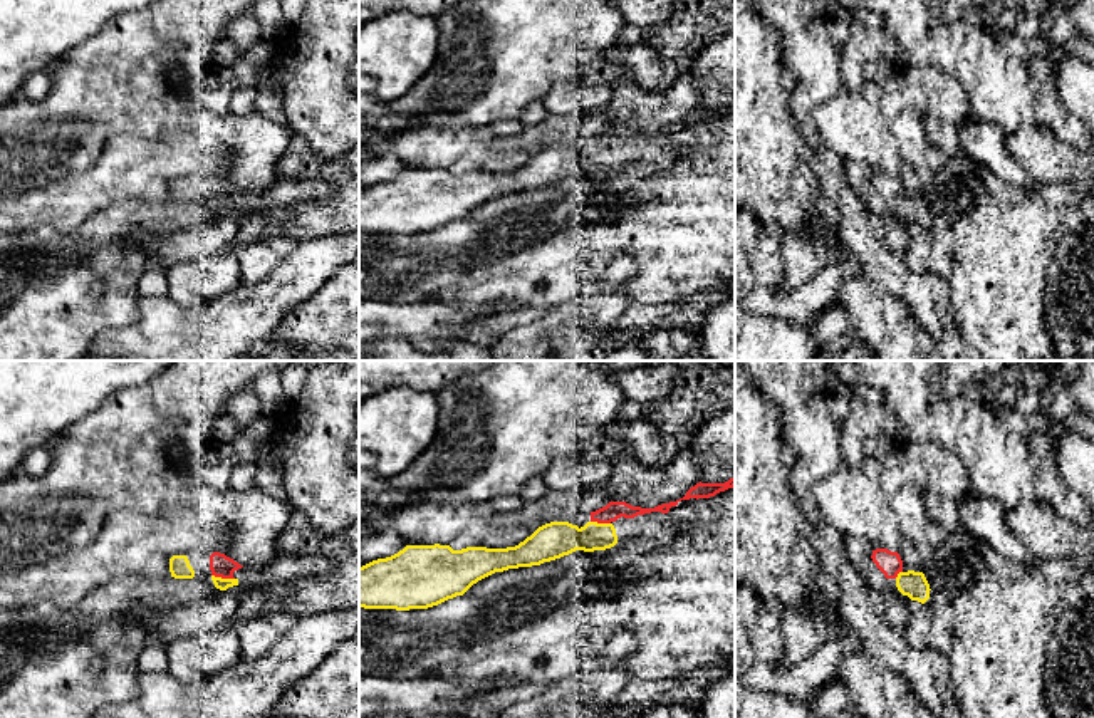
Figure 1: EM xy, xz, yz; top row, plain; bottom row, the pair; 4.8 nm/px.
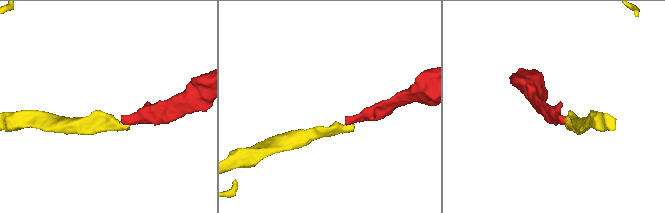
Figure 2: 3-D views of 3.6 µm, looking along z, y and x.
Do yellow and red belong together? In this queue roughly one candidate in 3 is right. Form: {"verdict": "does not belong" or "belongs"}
{"verdict": "belongs"}

